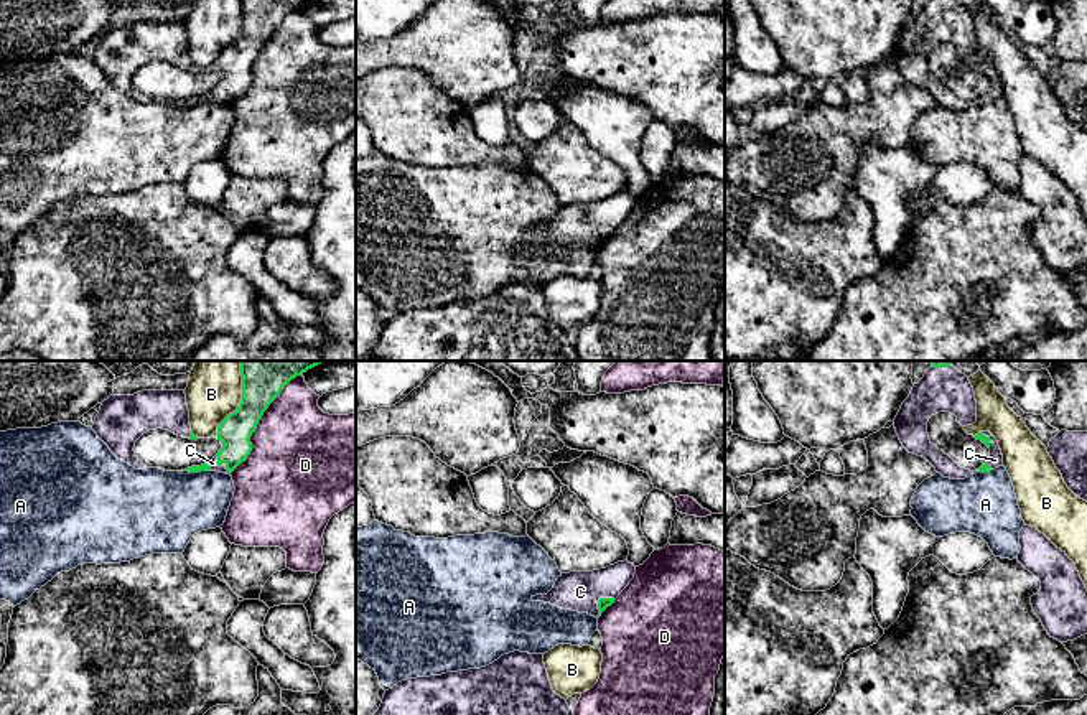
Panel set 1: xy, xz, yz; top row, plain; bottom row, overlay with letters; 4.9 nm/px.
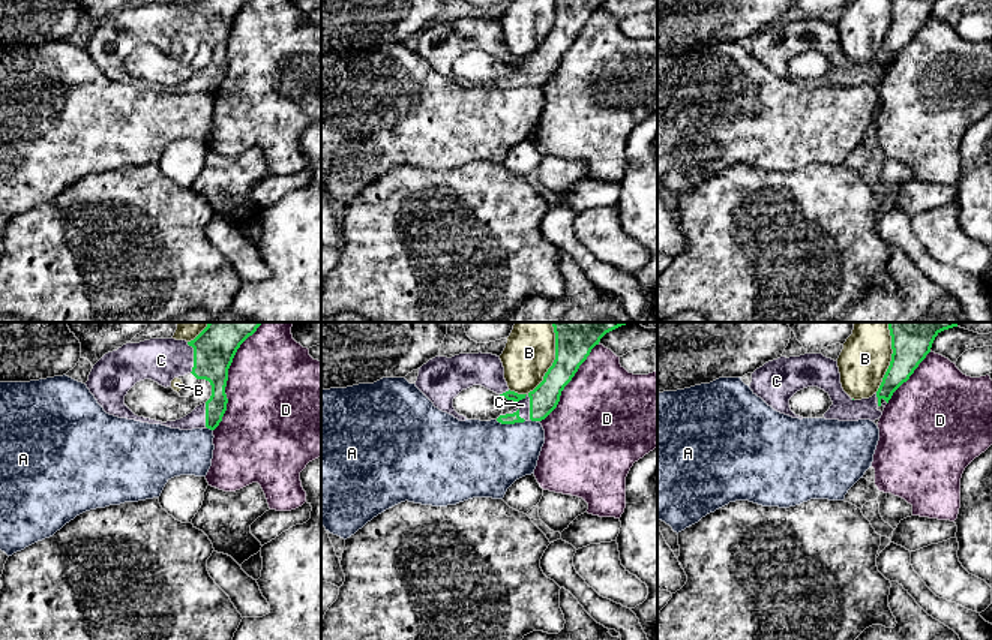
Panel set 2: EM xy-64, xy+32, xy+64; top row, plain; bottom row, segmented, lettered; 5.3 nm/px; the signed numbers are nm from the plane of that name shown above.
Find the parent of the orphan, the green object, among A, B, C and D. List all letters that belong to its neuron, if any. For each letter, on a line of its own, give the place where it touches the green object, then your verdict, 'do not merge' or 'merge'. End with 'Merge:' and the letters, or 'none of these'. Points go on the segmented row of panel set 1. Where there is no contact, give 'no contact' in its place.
A: contact xy (198, 471); do not merge
B: contact xy (242, 396); do not merge
C: contact xz (598, 602); merge
D: contact xy (257, 422); do not merge
Merge: C

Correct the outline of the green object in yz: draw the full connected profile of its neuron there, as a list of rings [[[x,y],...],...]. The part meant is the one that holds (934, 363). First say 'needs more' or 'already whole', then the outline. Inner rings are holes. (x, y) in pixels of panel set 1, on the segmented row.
needs more; [[[932,361],[924,377],[914,384],[903,402],[894,418],[894,428],[909,453],[926,458],[944,478],[965,479],[973,471],[960,468],[929,440],[927,422],[939,412],[954,414],[962,427],[977,422],[973,387],[950,361]]]

